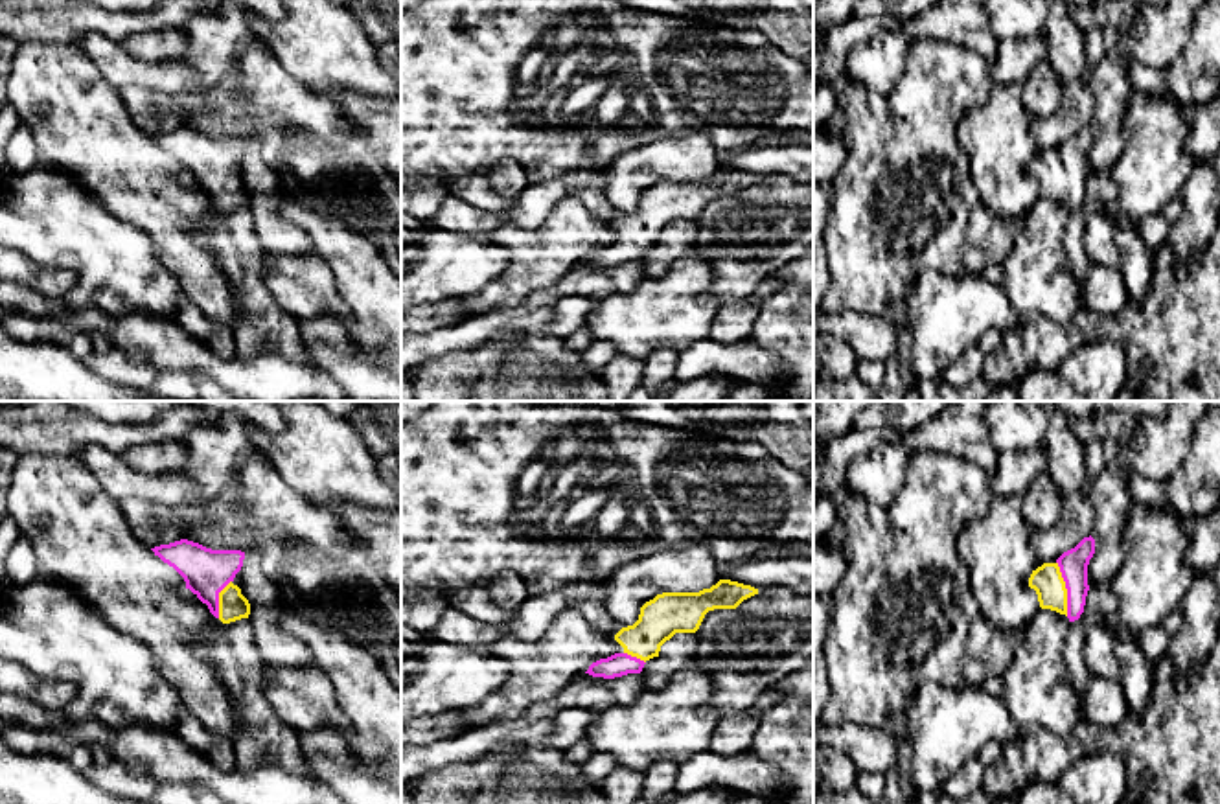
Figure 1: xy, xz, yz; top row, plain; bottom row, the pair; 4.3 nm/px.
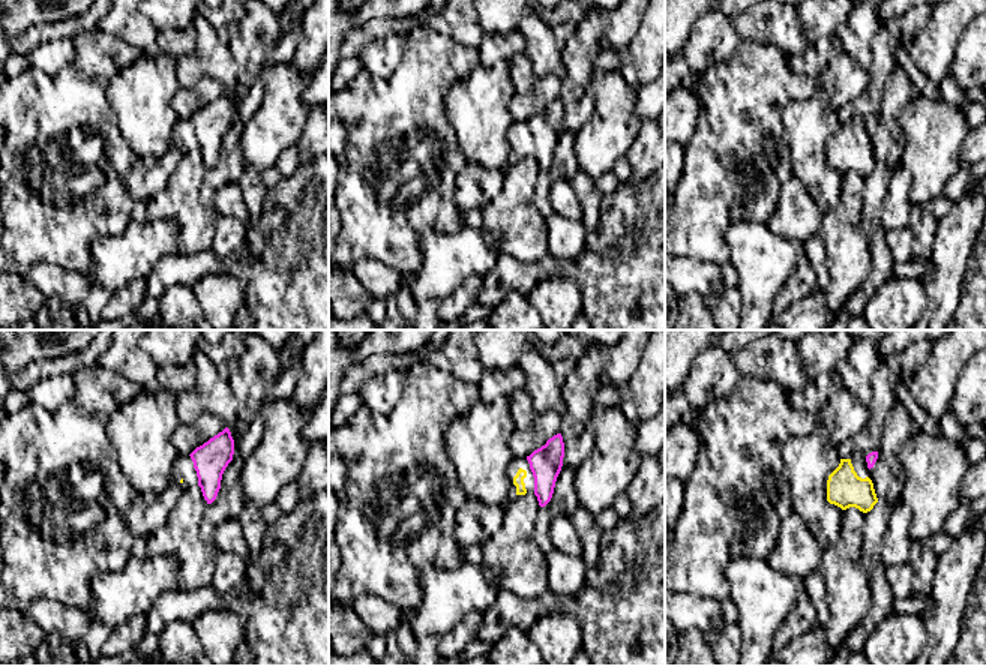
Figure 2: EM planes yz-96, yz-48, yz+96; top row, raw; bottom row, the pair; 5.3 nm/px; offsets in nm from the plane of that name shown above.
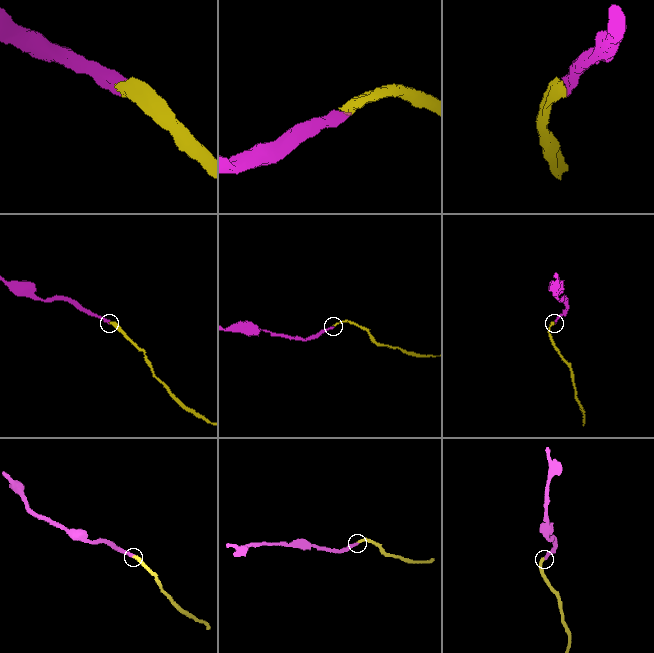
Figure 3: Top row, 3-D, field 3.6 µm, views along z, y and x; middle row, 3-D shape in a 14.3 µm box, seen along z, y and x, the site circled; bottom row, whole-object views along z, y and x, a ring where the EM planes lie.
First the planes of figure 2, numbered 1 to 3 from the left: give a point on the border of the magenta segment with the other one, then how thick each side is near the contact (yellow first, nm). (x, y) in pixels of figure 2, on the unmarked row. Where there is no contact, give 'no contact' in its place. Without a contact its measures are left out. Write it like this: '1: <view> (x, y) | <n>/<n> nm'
1: no contact
2: no contact
3: no contact

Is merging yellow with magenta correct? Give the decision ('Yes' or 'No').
Yes

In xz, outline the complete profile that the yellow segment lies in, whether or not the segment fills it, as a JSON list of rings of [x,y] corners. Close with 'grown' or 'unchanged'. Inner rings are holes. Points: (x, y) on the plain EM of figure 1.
[[[719,167],[699,180],[657,182],[640,195],[633,213],[622,215],[615,223],[624,239],[593,250],[585,261],[604,267],[640,261],[675,221],[696,221],[708,199],[736,197],[754,182],[758,177],[731,167]]]; grown

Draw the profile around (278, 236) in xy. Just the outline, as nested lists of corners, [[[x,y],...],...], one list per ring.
[[[278,175],[256,180],[247,208],[252,213],[258,239],[269,254],[313,256],[309,235],[282,213],[282,204],[289,197]]]

